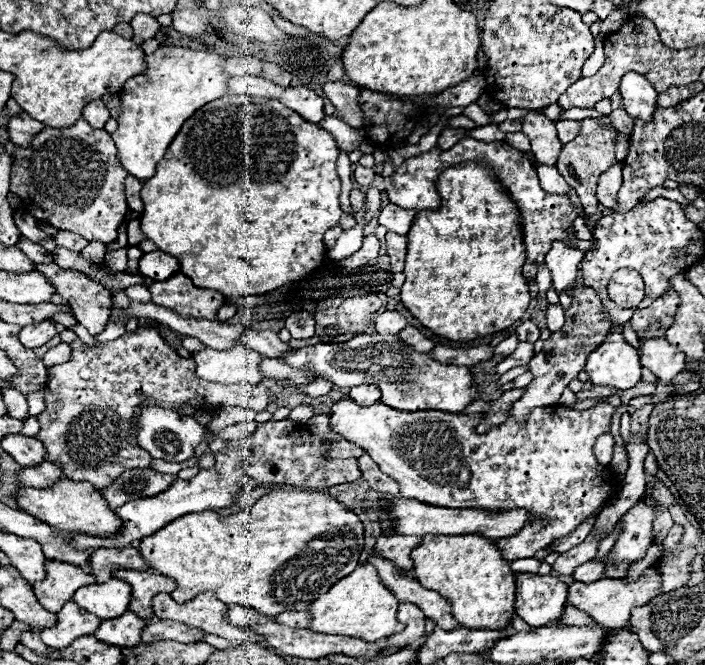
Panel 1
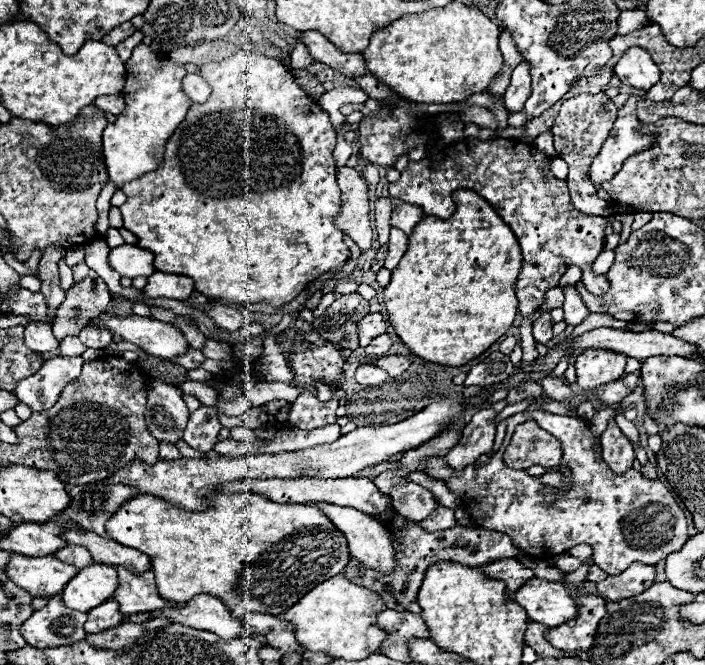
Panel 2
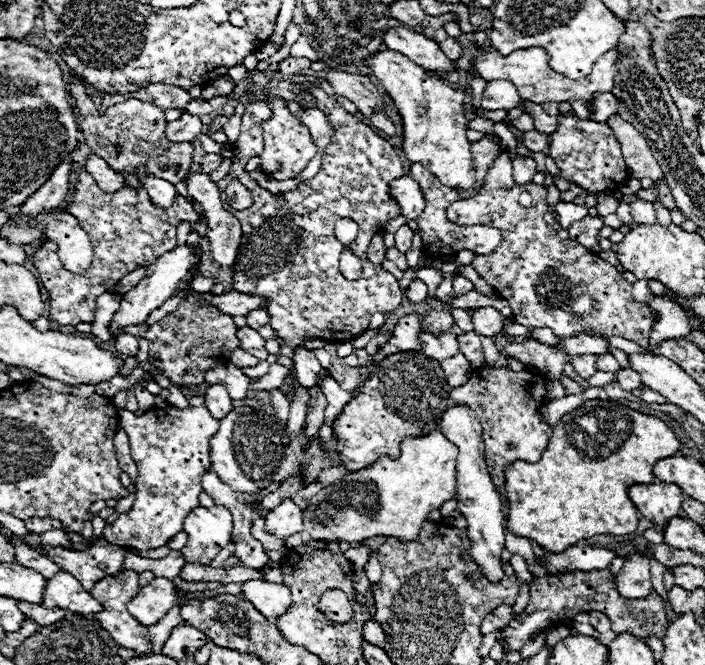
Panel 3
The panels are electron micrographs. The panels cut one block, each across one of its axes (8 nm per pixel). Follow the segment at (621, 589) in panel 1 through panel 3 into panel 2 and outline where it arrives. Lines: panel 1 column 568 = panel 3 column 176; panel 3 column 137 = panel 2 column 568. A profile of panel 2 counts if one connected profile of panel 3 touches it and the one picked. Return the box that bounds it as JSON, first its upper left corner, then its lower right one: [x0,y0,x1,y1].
[508,578,578,628]

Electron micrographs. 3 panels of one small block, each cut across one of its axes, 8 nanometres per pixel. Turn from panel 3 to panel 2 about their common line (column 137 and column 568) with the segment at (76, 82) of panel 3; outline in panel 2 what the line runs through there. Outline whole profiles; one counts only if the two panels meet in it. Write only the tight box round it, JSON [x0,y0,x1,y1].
[552,92,618,216]

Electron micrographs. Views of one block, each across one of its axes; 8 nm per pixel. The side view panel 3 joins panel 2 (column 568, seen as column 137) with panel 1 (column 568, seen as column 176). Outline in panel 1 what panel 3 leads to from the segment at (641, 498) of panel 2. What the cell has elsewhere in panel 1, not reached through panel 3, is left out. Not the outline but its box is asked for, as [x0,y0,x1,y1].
[330,396,620,562]

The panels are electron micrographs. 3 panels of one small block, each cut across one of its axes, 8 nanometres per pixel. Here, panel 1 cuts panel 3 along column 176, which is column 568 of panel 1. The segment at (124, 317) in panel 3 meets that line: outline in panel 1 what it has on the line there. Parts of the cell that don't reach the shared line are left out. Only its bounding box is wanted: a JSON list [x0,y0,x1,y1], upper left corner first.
[546,242,584,292]

